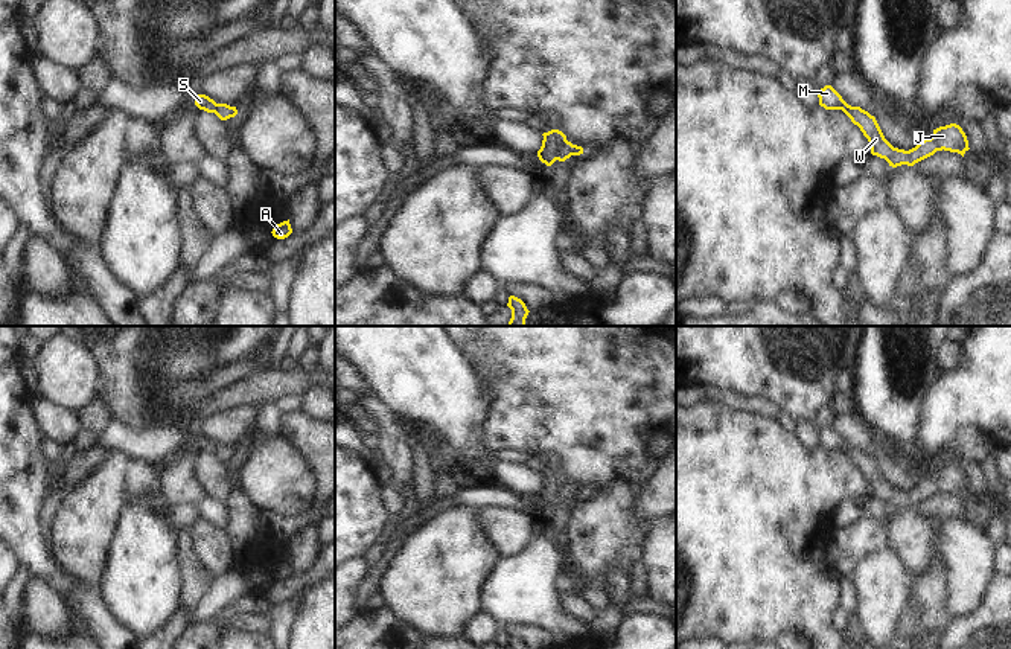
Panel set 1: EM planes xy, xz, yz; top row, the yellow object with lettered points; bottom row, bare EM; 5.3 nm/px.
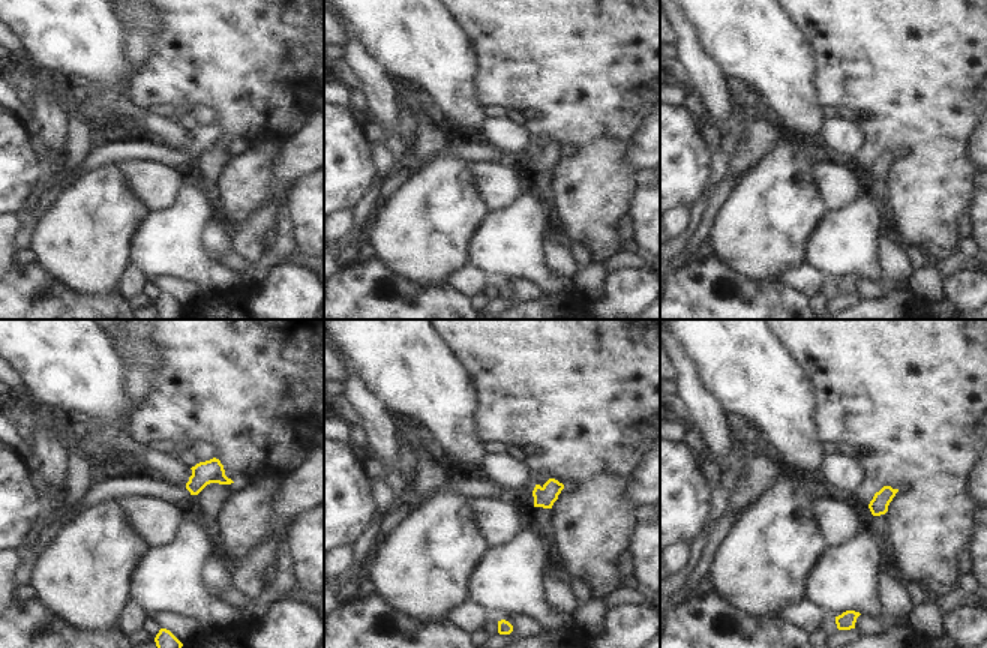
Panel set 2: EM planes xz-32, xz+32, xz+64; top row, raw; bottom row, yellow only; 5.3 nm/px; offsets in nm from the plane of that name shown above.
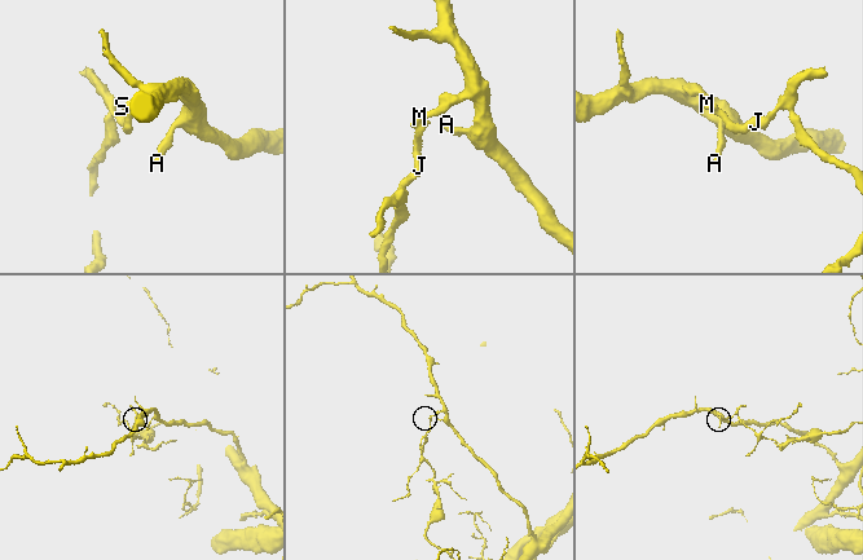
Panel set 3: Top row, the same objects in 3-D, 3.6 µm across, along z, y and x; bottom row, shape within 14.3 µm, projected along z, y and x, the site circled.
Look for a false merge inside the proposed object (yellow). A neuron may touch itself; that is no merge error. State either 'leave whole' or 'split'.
split

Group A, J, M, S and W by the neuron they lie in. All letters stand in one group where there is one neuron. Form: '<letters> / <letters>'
A M S / J W

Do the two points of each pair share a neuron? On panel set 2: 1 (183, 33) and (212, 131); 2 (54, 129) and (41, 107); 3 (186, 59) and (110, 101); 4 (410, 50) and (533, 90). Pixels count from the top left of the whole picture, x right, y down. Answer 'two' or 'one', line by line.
1: two
2: one
3: two
4: two

